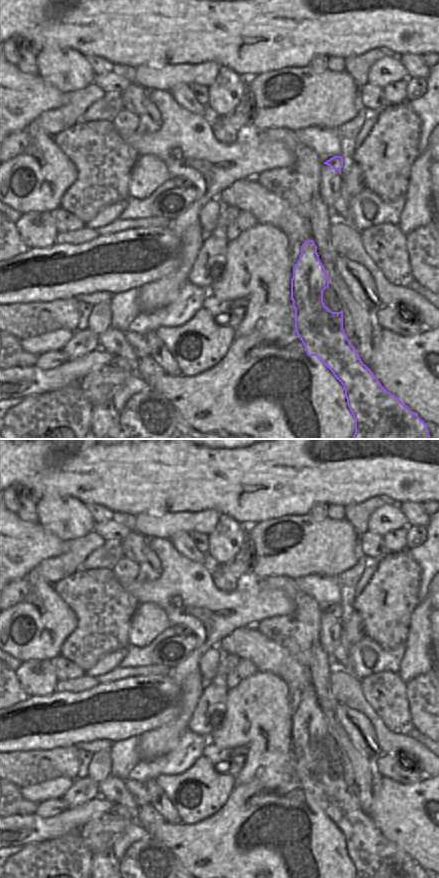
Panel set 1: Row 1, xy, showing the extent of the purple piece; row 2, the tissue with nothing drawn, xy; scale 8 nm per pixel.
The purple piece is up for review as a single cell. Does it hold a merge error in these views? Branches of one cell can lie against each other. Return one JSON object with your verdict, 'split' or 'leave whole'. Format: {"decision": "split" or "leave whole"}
{"decision": "leave whole"}

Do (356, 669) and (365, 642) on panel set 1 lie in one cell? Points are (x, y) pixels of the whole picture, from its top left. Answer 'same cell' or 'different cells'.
same cell

